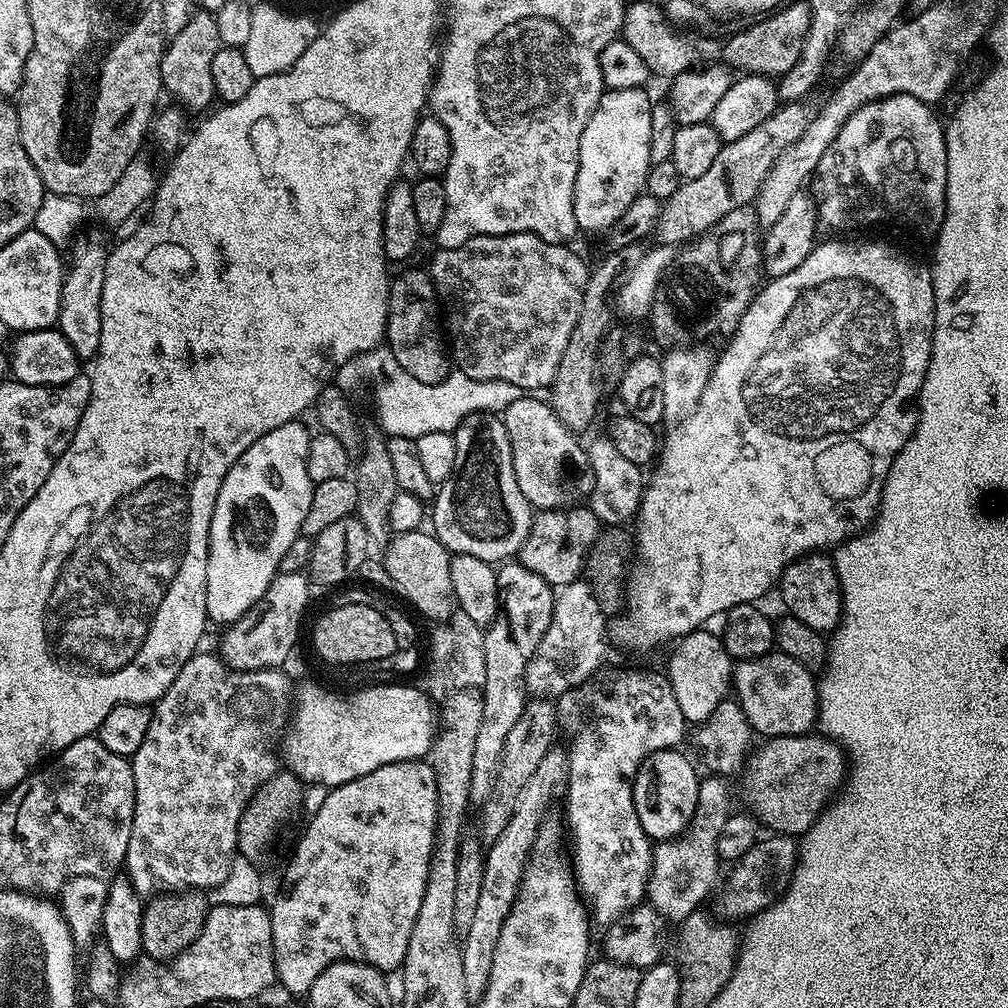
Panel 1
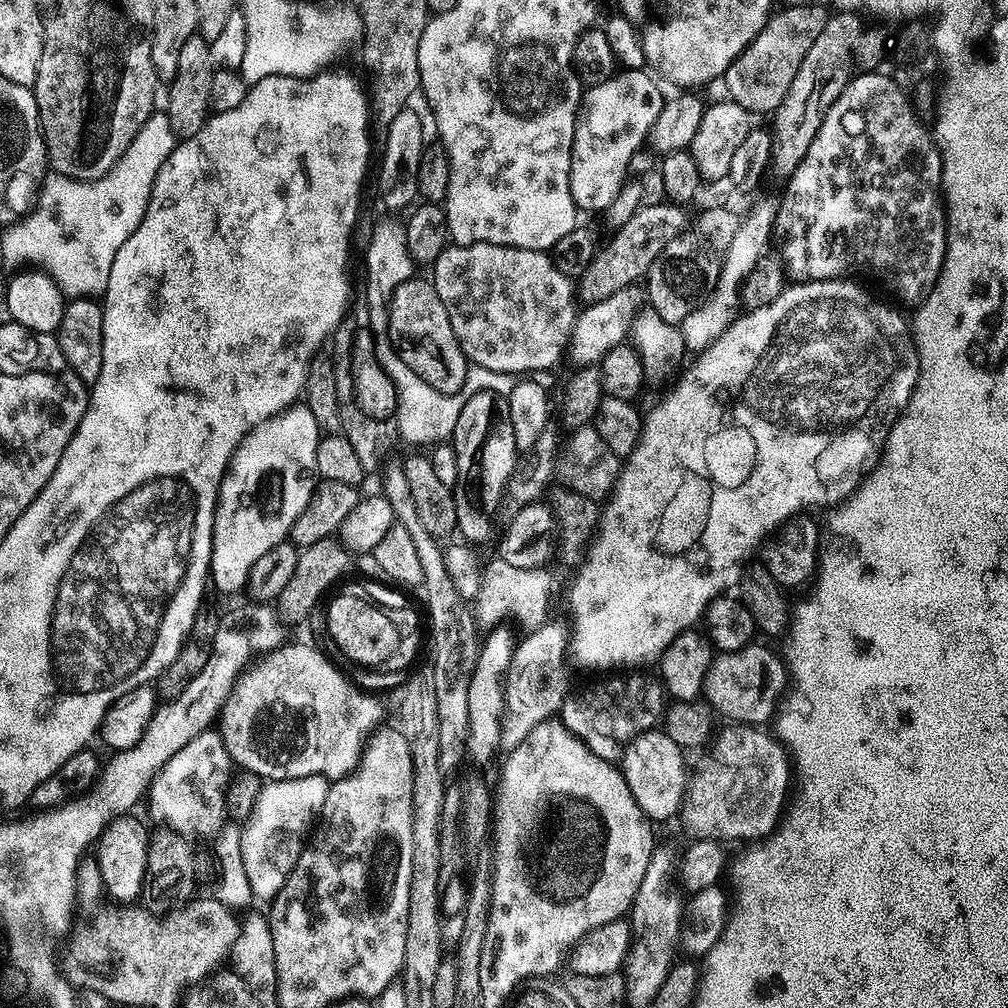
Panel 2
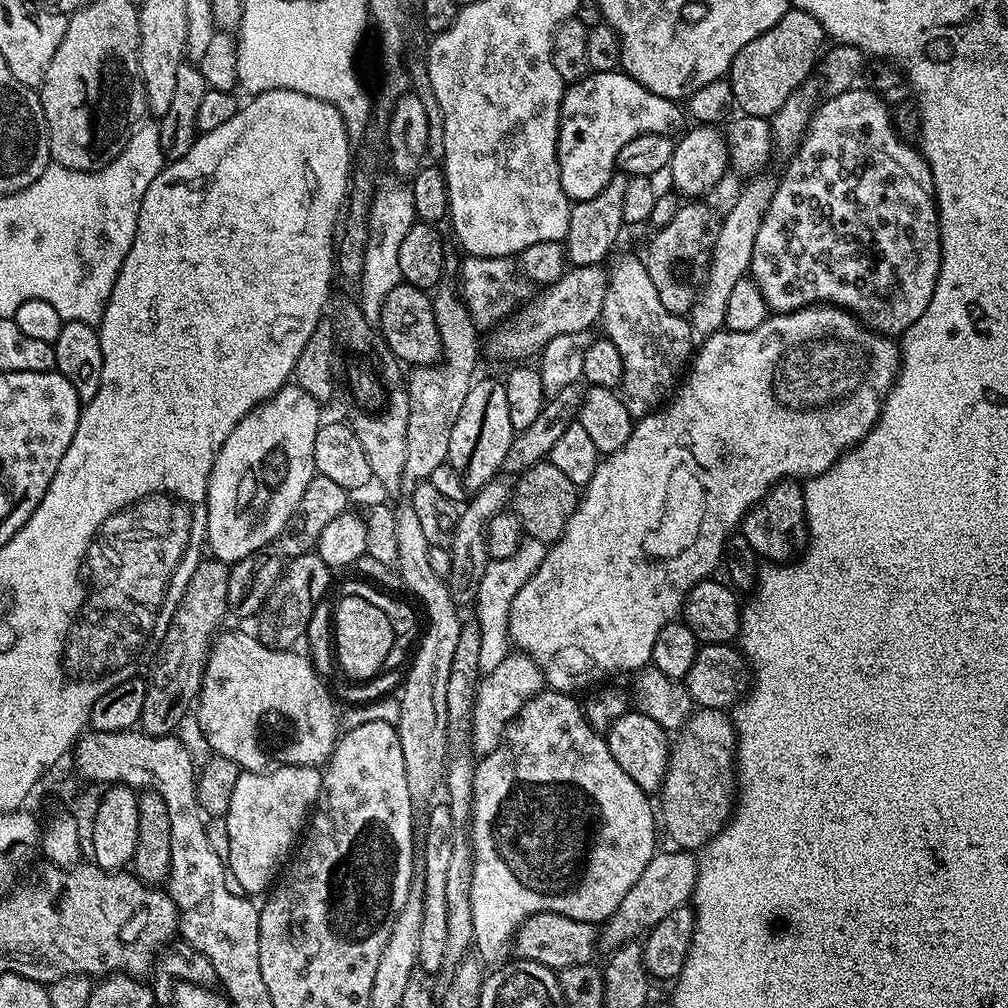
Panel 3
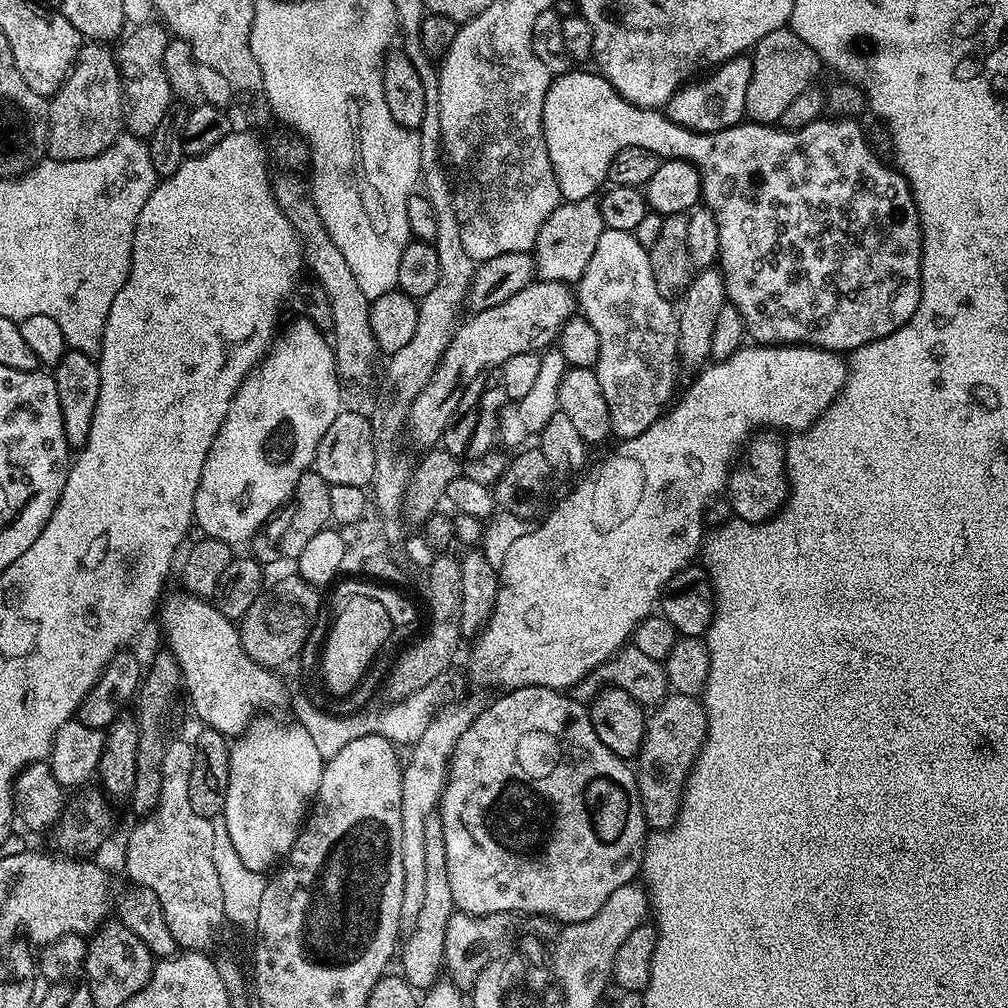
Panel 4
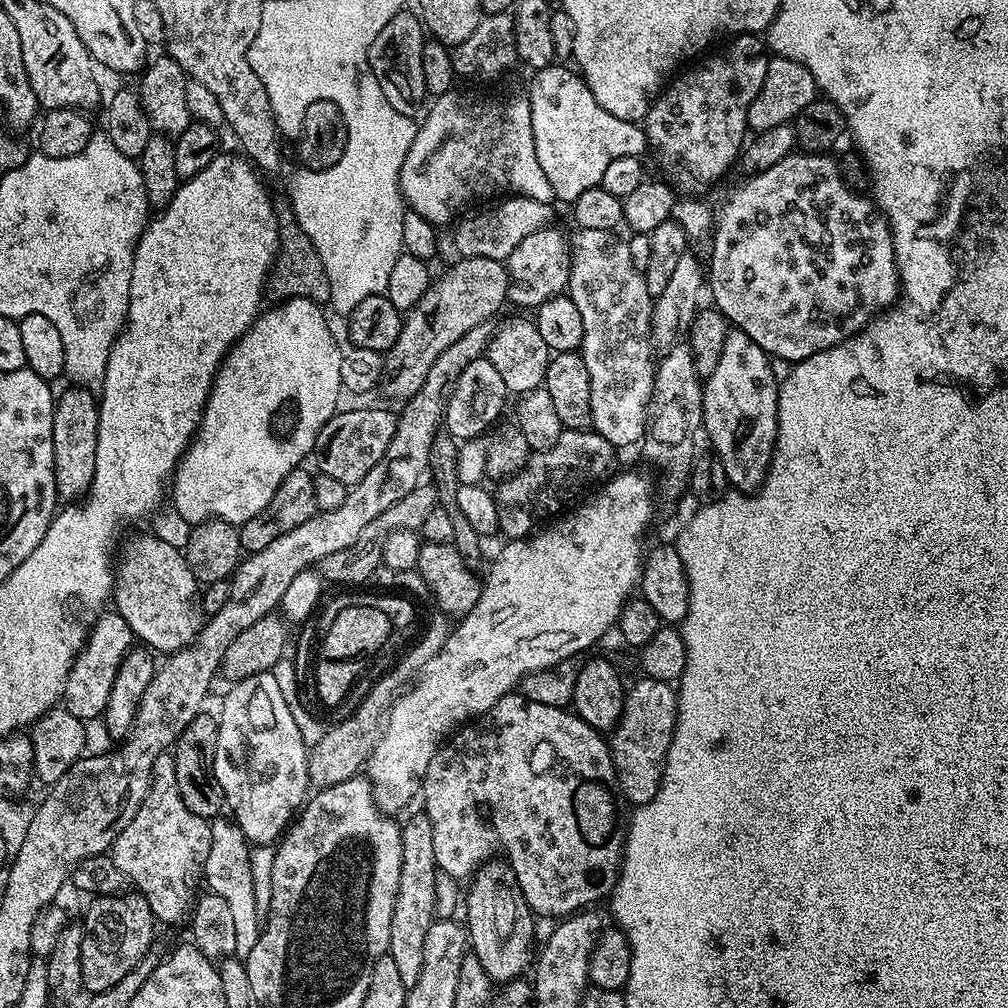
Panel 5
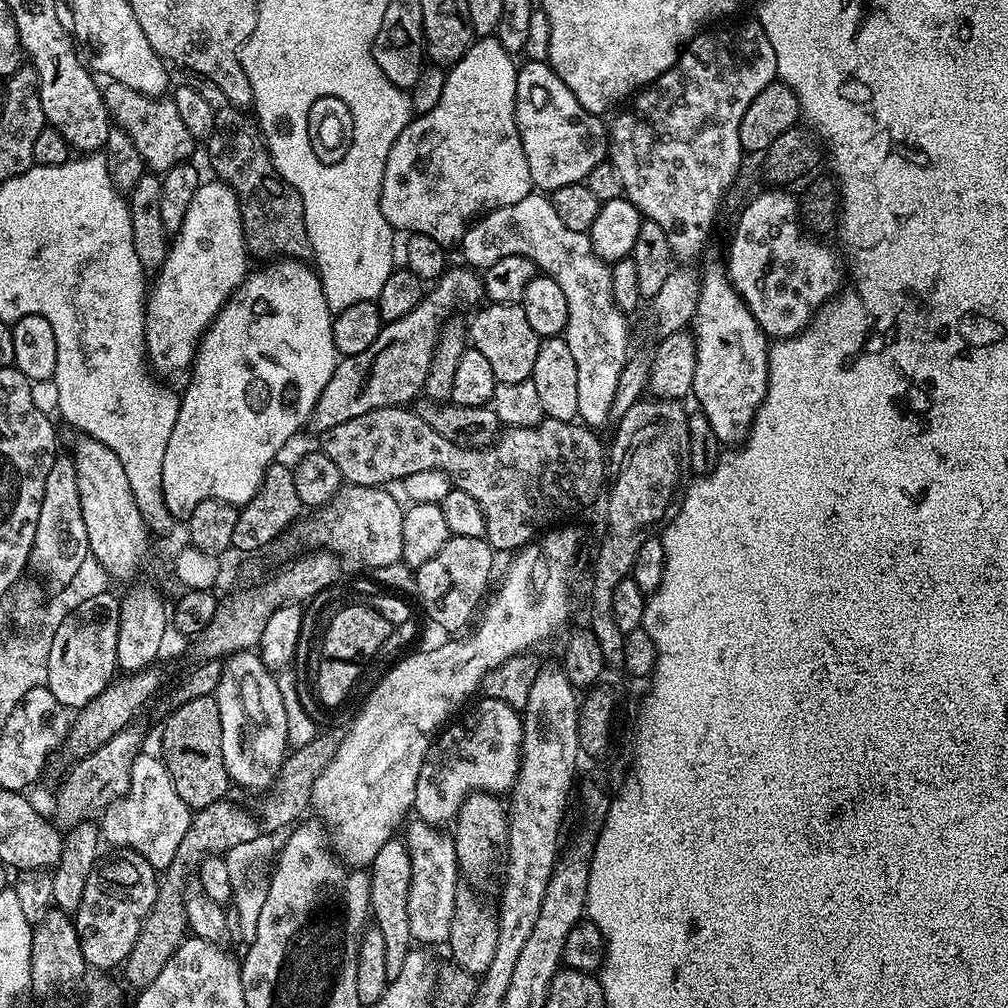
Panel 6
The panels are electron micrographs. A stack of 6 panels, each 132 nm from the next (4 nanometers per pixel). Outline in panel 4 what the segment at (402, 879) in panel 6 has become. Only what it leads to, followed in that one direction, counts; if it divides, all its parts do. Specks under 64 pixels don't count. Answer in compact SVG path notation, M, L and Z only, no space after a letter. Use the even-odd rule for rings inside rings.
M439 811L432 812L430 818L426 818L425 837L426 894L422 897L422 910L418 910L418 922L414 922L398 952L399 971L404 981L417 990L427 990L442 980L446 926L450 926L450 918L456 908L454 894L450 894L450 874L446 874L446 838L442 834Z

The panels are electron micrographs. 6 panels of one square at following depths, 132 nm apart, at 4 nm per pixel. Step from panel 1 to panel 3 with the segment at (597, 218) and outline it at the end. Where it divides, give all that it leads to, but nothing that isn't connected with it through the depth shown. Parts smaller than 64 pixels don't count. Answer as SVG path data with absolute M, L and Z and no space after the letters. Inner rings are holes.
M623 70L614 72L592 72L589 75L577 80L574 84L565 87L564 97L562 98L562 110L560 111L560 137L558 138L558 166L560 167L560 177L562 178L562 190L568 195L569 201L577 202L594 198L596 194L603 190L614 172L617 171L616 159L618 158L618 150L622 150L622 146L626 146L626 142L630 142L634 138L638 138L647 132L662 132L665 134L680 134L685 131L686 112L679 103L662 98L658 94L654 94L650 90L646 90L646 86L642 86L632 76Z

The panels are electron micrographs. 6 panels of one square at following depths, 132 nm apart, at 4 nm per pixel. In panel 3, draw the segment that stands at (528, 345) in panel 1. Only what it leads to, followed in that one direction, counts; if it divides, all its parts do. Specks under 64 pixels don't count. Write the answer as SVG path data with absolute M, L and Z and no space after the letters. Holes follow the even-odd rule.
M468 256L460 268L459 297L481 329L488 330L520 311L533 295L534 288L527 276L520 271L517 261L507 256Z

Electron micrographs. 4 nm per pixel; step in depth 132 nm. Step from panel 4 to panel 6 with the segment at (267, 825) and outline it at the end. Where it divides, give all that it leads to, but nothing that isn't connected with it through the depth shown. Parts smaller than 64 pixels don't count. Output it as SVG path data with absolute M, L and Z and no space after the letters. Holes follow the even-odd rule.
M255 651L234 652L223 661L220 681L214 693L218 706L218 718L222 718L222 762L226 762L229 781L249 788L252 794L263 794L276 783L288 755L288 731L286 730L286 708L278 694L275 675L260 661Z

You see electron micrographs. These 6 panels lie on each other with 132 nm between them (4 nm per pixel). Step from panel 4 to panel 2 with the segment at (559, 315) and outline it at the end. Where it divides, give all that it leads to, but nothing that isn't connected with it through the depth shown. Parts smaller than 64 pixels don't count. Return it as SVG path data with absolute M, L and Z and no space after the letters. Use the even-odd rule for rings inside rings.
M665 202L663 204L659 204L658 206L641 206L632 218L625 224L619 225L618 231L612 238L612 241L609 242L608 246L604 249L604 247L597 253L595 259L592 260L588 269L582 273L582 275L578 278L578 296L581 301L598 303L602 302L603 299L609 298L615 291L622 290L623 288L630 287L635 285L637 282L643 281L645 277L648 275L648 271L650 270L650 266L656 261L658 258L658 254L662 254L662 250L666 250L666 246L670 246L670 242L674 242L674 238L678 238L680 234L682 234L685 228L688 227L690 223L690 216L688 217L683 207L678 204L674 204L671 202Z

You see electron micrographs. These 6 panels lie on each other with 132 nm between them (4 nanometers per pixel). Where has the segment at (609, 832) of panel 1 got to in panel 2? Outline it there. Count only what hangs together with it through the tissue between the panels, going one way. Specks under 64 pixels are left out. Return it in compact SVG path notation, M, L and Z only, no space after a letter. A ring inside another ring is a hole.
M644 670L601 676L601 680L592 680L581 688L573 687L560 707L558 719L595 756L616 762L623 757L626 744L638 734L653 731L665 719L666 693L663 683L655 675L647 676Z

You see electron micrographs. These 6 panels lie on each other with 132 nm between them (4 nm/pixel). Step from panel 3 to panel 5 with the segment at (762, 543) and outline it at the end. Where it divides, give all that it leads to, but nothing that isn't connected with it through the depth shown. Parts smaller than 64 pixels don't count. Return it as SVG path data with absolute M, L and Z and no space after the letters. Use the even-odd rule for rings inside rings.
M732 328L726 334L726 342L722 345L722 358L718 366L714 366L714 374L710 374L702 384L704 390L704 422L703 435L708 435L712 443L711 451L719 457L726 472L729 485L737 492L751 494L764 485L768 467L772 465L772 452L776 448L776 431L778 430L778 376L772 373L773 361L768 353L754 342L748 334Z

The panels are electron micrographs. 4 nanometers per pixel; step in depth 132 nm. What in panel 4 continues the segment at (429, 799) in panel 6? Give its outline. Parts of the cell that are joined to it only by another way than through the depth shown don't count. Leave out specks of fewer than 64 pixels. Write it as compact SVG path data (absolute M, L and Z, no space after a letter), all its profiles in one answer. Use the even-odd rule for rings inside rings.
M537 684L505 691L489 708L488 705L481 707L478 718L470 722L466 734L456 740L452 760L448 763L448 781L438 811L442 818L442 834L446 838L446 874L450 874L450 894L454 894L456 908L471 916L528 912L532 916L542 916L564 926L594 918L594 914L602 909L614 890L633 883L641 875L644 845L650 835L648 823L644 821L636 773L629 761L606 750L606 745L598 739L598 734L594 734L594 726L585 705L563 691L543 688Z

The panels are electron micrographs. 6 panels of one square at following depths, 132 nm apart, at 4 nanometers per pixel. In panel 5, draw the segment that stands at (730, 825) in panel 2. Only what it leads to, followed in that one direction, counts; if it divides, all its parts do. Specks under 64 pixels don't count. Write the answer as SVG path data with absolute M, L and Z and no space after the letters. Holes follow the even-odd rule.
M647 675L641 679L633 688L631 685L627 689L620 720L610 732L614 770L625 801L632 806L650 802L654 794L658 794L660 780L664 777L666 754L676 729L677 689L671 683Z

